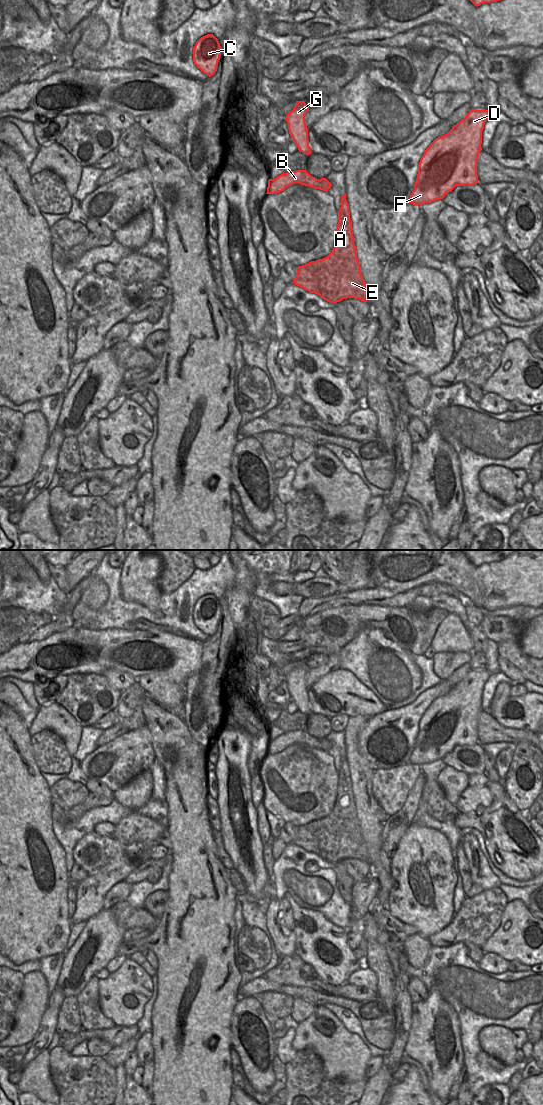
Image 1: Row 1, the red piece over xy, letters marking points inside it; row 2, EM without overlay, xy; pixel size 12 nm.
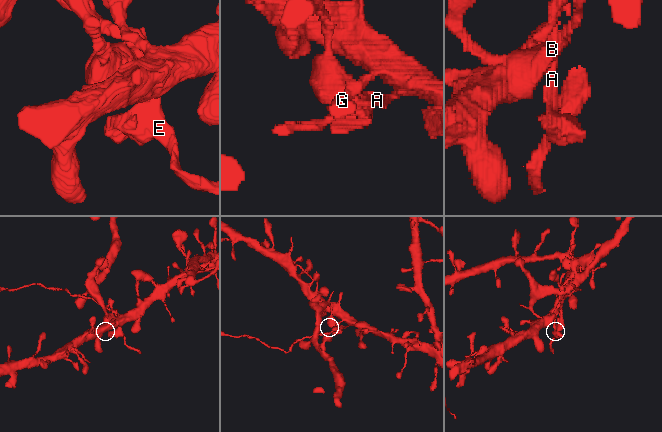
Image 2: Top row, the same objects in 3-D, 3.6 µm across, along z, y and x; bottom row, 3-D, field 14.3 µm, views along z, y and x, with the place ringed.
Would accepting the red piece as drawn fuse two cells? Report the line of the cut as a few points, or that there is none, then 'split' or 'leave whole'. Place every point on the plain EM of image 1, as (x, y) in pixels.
cut in xy along (319, 740), (328, 748); split

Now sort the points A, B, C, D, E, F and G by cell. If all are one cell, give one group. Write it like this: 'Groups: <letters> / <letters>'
Groups: A E / B C D F G

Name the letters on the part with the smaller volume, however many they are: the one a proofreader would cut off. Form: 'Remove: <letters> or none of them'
Remove: A, E

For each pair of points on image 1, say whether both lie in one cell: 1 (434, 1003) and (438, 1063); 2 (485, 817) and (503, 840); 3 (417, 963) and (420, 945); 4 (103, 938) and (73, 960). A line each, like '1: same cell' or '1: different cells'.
1: same cell
2: same cell
3: same cell
4: same cell

